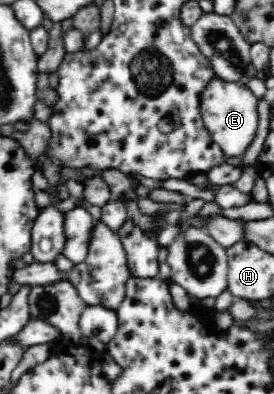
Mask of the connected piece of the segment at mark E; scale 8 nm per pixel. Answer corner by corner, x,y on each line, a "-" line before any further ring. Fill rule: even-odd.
216,75
207,82
199,94
199,110
212,140
217,143
228,157
243,156
255,138
258,125
258,98
250,89
233,81
229,82

